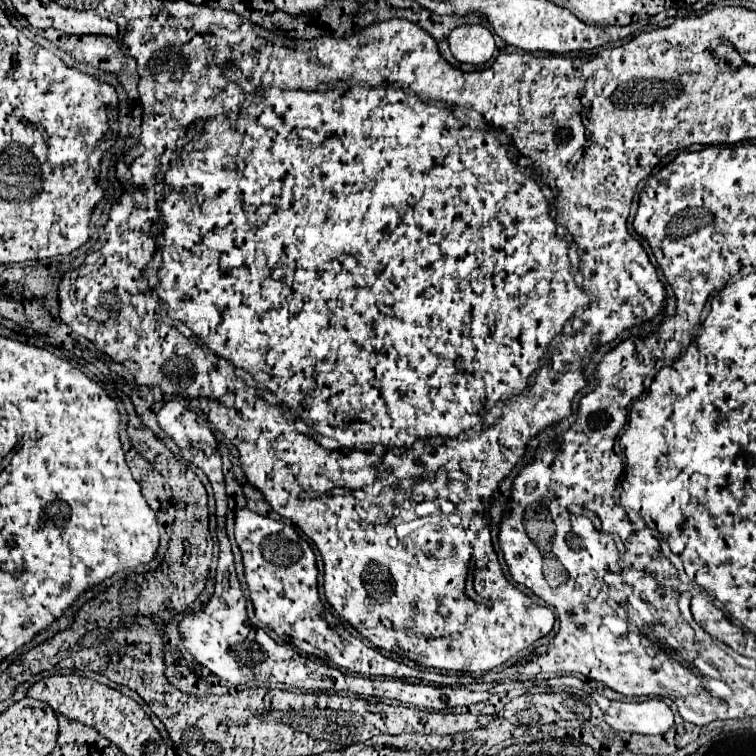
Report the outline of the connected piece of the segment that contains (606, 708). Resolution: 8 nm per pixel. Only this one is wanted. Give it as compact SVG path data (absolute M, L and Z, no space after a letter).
M593 692L592 698L598 702L604 720L618 732L664 734L674 724L670 706L660 698L644 702L612 702L597 692Z

